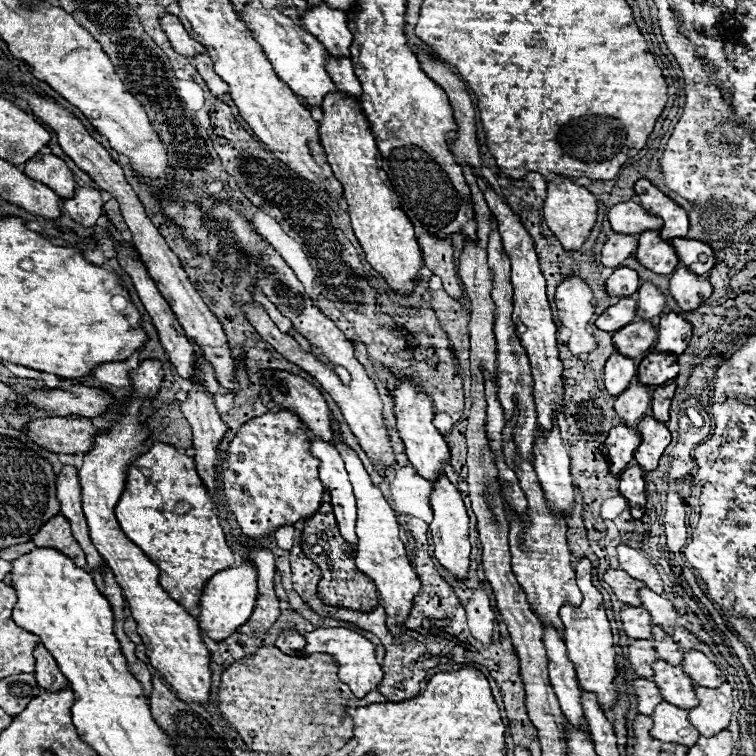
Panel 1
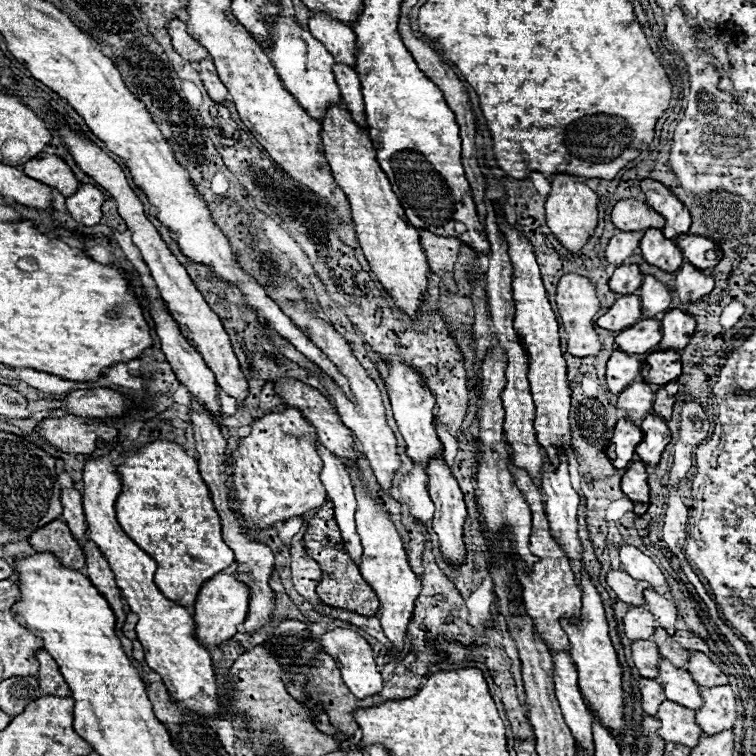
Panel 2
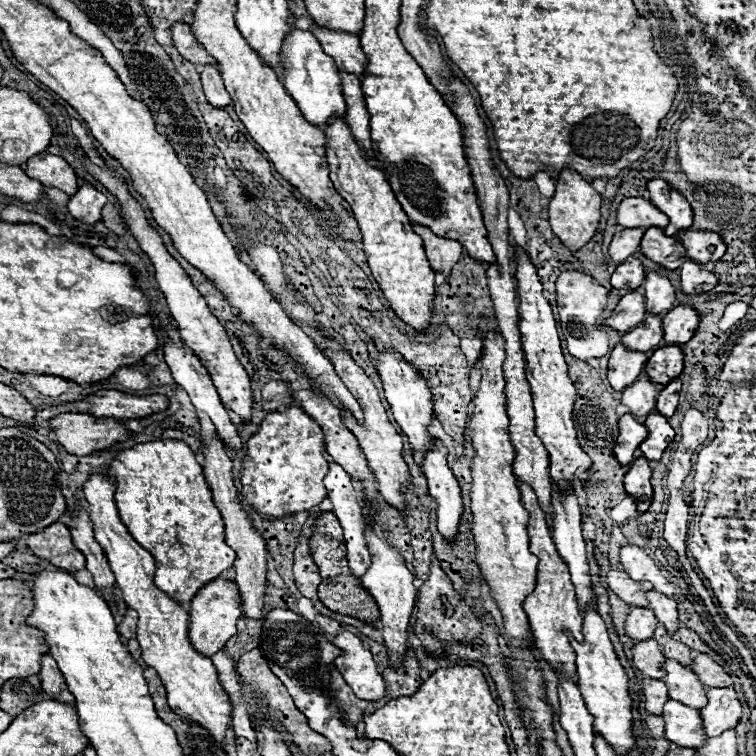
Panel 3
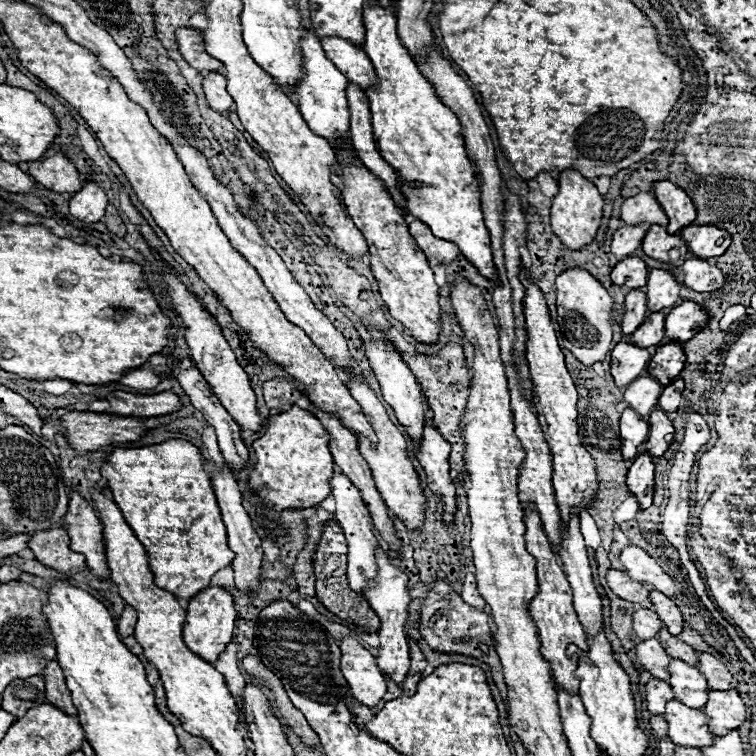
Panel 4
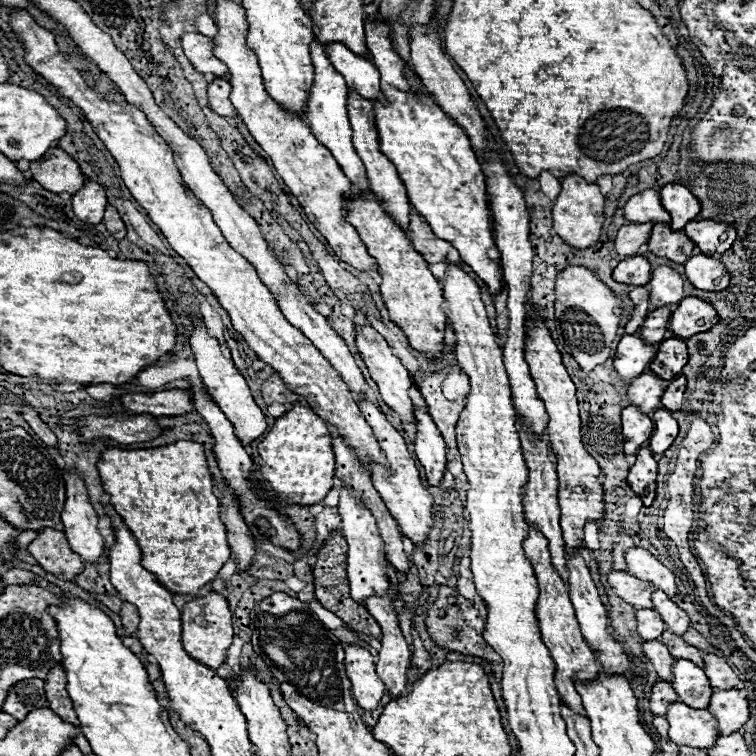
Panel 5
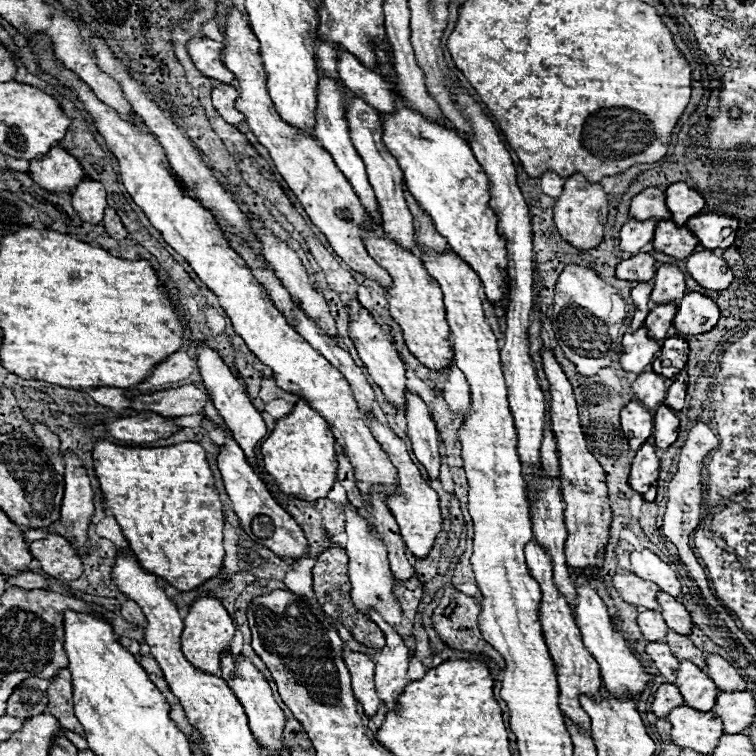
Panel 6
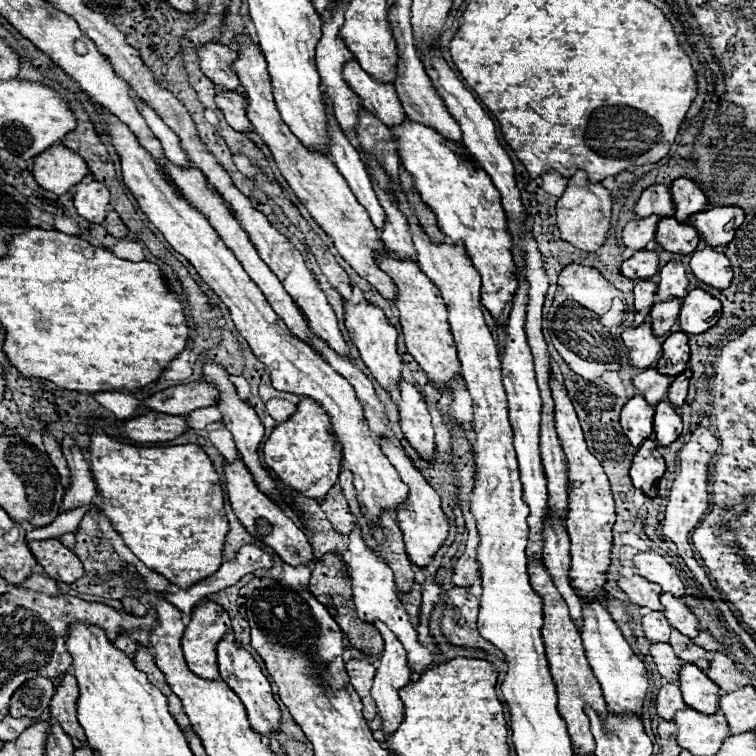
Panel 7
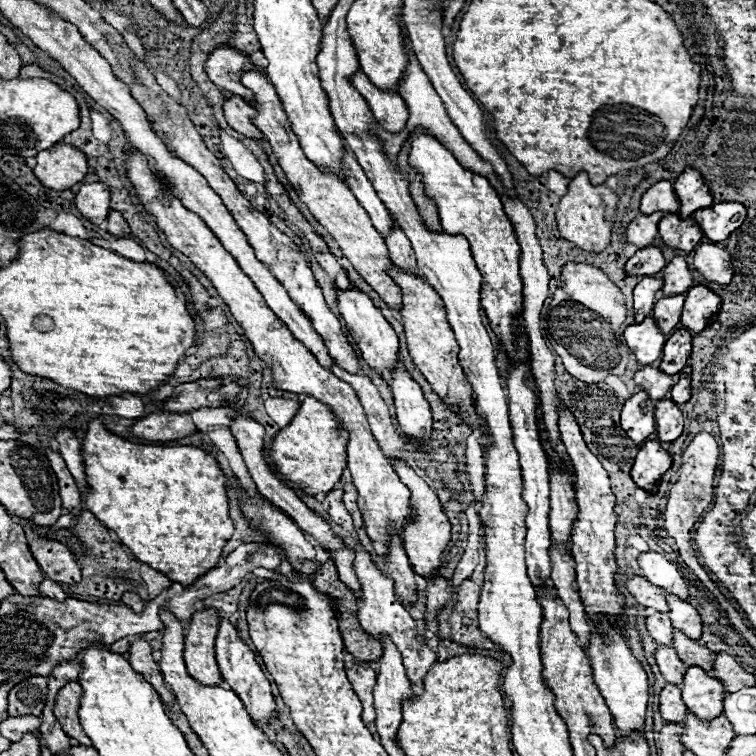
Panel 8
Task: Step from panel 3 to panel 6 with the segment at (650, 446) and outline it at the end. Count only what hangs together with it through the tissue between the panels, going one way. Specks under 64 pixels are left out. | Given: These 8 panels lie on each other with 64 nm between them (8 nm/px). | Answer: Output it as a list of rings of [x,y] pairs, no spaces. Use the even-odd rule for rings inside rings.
[[[660,404],[654,414],[654,444],[656,448],[668,448],[680,430],[680,420],[672,408]]]

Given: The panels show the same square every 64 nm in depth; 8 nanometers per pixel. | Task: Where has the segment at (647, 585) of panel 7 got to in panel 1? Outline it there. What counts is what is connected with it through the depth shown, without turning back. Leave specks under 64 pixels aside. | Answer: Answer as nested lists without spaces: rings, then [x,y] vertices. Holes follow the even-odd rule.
[[[608,570],[604,574],[604,582],[614,590],[614,594],[618,596],[620,602],[630,604],[630,606],[642,604],[638,598],[638,590],[644,588],[644,582],[636,582],[634,578],[624,574],[624,570]]]

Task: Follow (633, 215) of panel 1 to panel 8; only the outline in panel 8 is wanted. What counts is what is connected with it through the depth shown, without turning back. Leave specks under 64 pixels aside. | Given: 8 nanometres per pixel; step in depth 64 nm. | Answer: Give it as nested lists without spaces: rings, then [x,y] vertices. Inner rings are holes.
[[[662,180],[662,182],[654,184],[652,188],[648,188],[648,192],[642,196],[640,212],[642,214],[652,214],[652,212],[662,210],[666,214],[674,214],[674,212],[678,212],[678,206],[680,206],[680,202],[676,200],[672,182]]]

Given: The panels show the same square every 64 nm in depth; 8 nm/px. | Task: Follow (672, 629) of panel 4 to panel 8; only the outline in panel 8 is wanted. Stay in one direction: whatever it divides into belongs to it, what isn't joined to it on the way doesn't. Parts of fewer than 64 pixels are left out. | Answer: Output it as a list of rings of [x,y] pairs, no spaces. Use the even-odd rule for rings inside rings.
[[[668,596],[668,606],[670,606],[670,620],[672,620],[672,626],[682,630],[688,638],[694,638],[698,640],[702,636],[702,620],[700,620],[700,614],[696,612],[696,608],[692,608],[686,600],[682,598],[676,598],[676,596]]]

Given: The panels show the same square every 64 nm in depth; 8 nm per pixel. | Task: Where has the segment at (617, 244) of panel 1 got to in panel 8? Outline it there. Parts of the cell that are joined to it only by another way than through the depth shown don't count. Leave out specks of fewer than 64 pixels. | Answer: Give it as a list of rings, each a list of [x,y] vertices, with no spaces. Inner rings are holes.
[[[656,212],[656,214],[640,214],[636,216],[630,224],[628,224],[628,232],[626,238],[628,242],[636,244],[638,248],[646,248],[654,242],[654,238],[658,236],[658,222],[664,218],[664,214]]]

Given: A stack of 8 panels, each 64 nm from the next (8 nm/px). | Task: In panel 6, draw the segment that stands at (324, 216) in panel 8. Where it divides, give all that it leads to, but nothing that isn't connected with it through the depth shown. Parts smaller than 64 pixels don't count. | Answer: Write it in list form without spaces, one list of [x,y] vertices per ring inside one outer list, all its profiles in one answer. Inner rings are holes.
[[[236,8],[230,10],[230,14],[228,14],[224,38],[226,38],[224,64],[236,76],[236,88],[240,94],[236,100],[236,108],[246,116],[246,122],[248,122],[250,130],[256,134],[258,142],[270,152],[274,166],[286,180],[288,188],[296,194],[296,198],[304,206],[310,220],[322,230],[322,234],[328,238],[330,246],[350,268],[364,274],[368,280],[378,282],[382,288],[392,286],[392,278],[388,276],[388,272],[382,270],[366,252],[366,246],[362,240],[362,230],[360,230],[360,226],[364,226],[364,222],[368,222],[368,218],[364,218],[366,210],[360,204],[360,200],[358,200],[356,192],[352,190],[352,186],[348,184],[348,180],[344,178],[344,174],[336,168],[332,156],[312,136],[296,132],[274,110],[274,104],[266,90],[266,70],[262,64],[262,56],[258,52],[260,46],[256,42],[256,36],[250,32],[248,24],[244,22],[242,12],[238,12]]]

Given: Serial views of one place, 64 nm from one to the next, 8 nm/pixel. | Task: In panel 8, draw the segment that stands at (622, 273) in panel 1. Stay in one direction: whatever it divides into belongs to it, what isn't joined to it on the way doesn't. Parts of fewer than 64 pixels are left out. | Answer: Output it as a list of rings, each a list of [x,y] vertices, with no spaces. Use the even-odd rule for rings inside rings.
[[[648,246],[638,250],[628,262],[626,262],[626,272],[634,276],[654,276],[666,266],[664,254],[656,246]]]

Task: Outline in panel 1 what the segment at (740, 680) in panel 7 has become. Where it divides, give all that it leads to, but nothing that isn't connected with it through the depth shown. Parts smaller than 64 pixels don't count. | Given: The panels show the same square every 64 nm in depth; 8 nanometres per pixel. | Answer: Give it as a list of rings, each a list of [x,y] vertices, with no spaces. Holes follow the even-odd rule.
[[[688,650],[684,654],[682,668],[698,686],[720,686],[720,682],[726,682],[726,676],[718,670],[718,666],[698,650]]]

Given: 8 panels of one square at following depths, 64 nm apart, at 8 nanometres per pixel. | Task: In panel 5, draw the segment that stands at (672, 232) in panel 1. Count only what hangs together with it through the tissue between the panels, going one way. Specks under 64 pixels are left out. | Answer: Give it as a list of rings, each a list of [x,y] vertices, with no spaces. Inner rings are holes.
[[[666,184],[660,192],[664,208],[672,216],[672,230],[682,230],[686,222],[694,220],[700,212],[700,200],[682,184]]]

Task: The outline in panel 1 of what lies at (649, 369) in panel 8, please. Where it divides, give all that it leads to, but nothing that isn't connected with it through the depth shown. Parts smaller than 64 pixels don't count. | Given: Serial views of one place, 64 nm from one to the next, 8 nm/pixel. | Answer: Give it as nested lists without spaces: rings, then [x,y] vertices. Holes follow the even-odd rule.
[[[634,382],[620,394],[614,402],[614,410],[618,412],[620,420],[628,426],[638,426],[638,422],[648,414],[652,404],[652,386],[644,386]]]

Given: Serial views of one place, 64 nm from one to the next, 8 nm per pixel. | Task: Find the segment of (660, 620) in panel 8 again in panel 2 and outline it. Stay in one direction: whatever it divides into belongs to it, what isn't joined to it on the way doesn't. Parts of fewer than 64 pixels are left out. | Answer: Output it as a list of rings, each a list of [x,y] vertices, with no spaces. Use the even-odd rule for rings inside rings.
[[[636,606],[624,616],[624,632],[630,640],[648,640],[656,630],[656,622],[650,610],[644,606]]]

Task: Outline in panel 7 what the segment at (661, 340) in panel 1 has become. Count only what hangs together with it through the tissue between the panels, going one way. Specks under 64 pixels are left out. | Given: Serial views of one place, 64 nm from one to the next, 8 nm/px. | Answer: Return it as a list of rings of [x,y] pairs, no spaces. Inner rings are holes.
[[[694,288],[686,294],[682,302],[682,310],[678,316],[678,324],[682,332],[702,334],[712,328],[720,320],[720,300],[712,294]]]

